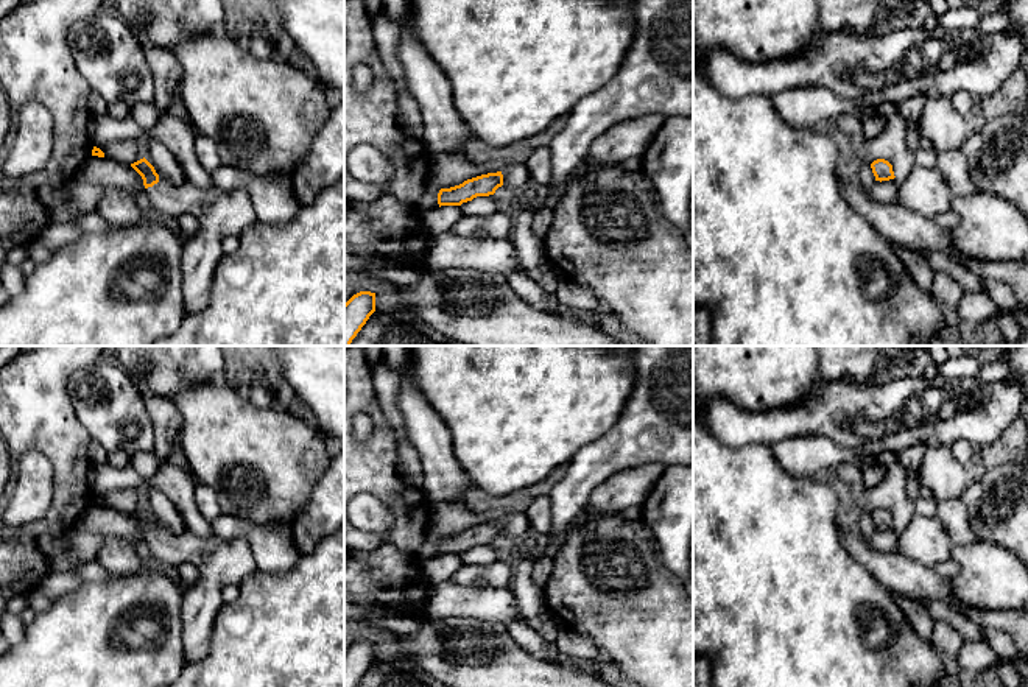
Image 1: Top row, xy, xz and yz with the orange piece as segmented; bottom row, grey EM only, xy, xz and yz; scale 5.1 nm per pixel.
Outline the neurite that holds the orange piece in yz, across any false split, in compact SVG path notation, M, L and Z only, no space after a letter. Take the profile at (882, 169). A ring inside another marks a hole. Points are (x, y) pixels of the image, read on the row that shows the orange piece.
M877 159L871 164L875 181L889 181L894 179L892 165L885 159Z

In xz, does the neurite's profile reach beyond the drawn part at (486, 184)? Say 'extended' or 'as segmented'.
as segmented

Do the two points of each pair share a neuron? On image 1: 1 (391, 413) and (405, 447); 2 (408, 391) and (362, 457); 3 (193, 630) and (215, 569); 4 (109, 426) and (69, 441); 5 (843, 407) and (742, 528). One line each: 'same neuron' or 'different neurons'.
1: same neuron
2: different neurons
3: same neuron
4: different neurons
5: different neurons

